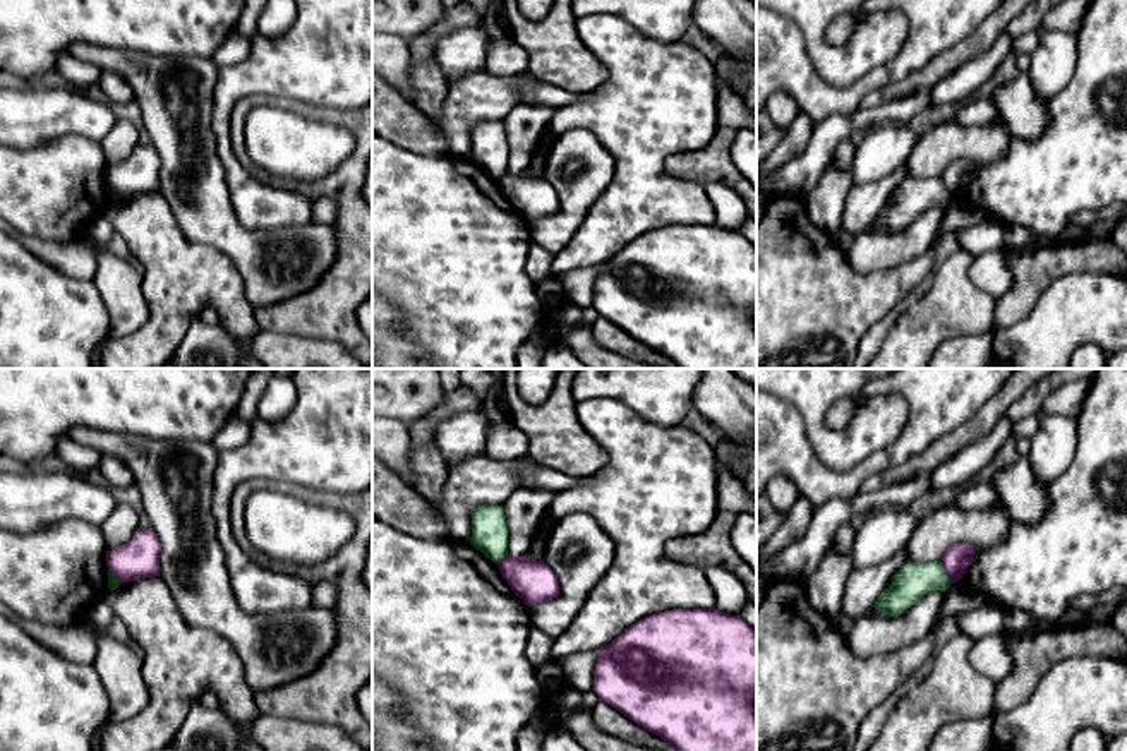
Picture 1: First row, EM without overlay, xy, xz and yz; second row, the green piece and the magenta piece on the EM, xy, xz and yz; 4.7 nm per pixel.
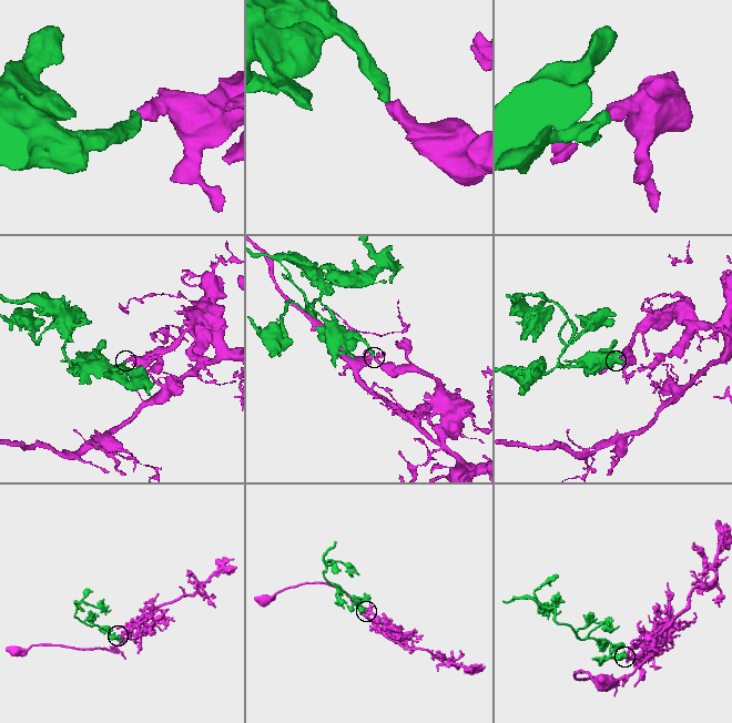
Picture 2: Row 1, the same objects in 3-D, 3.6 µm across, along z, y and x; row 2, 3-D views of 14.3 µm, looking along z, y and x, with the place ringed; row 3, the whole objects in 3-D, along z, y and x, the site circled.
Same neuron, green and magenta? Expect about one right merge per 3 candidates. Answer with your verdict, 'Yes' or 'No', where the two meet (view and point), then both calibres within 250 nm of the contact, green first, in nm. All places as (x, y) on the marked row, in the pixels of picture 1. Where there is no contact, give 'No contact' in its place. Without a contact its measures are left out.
No. Touches green at yz (944, 571). Thickness 170 nm (green) against 130 nm

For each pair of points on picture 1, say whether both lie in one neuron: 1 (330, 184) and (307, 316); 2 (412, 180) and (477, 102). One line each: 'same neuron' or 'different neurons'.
1: same neuron
2: different neurons

